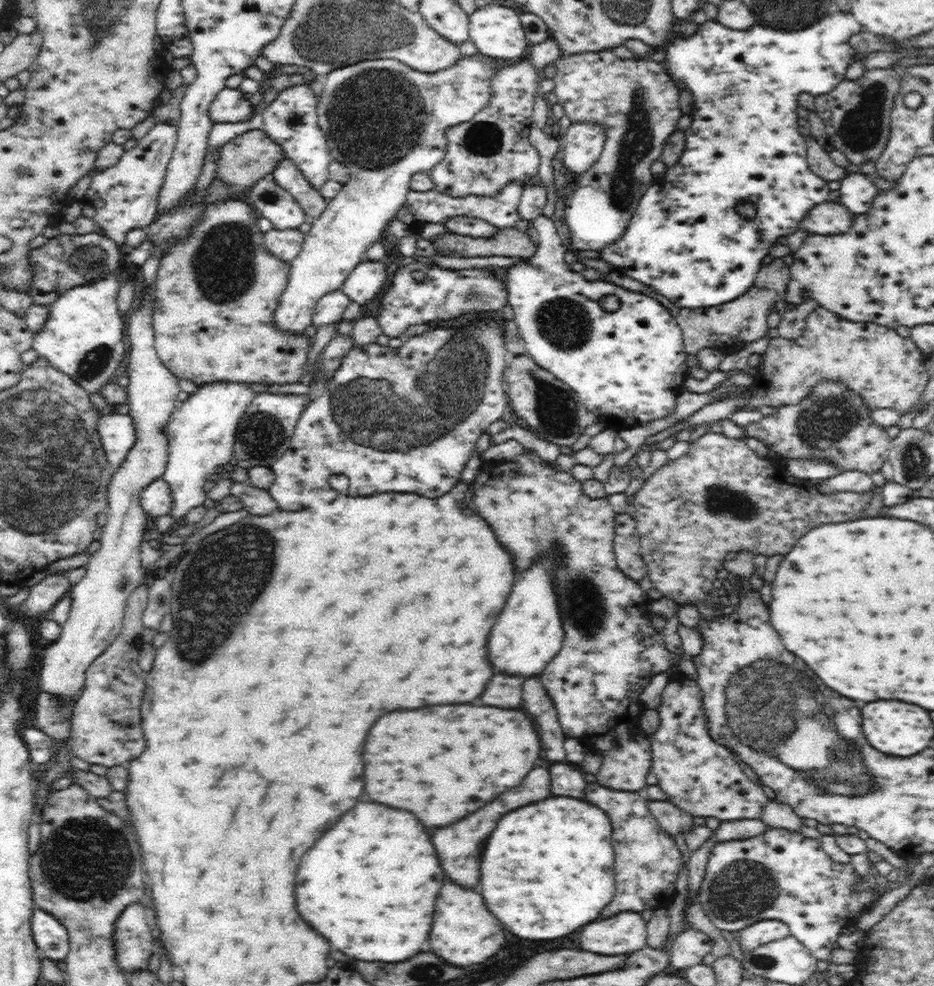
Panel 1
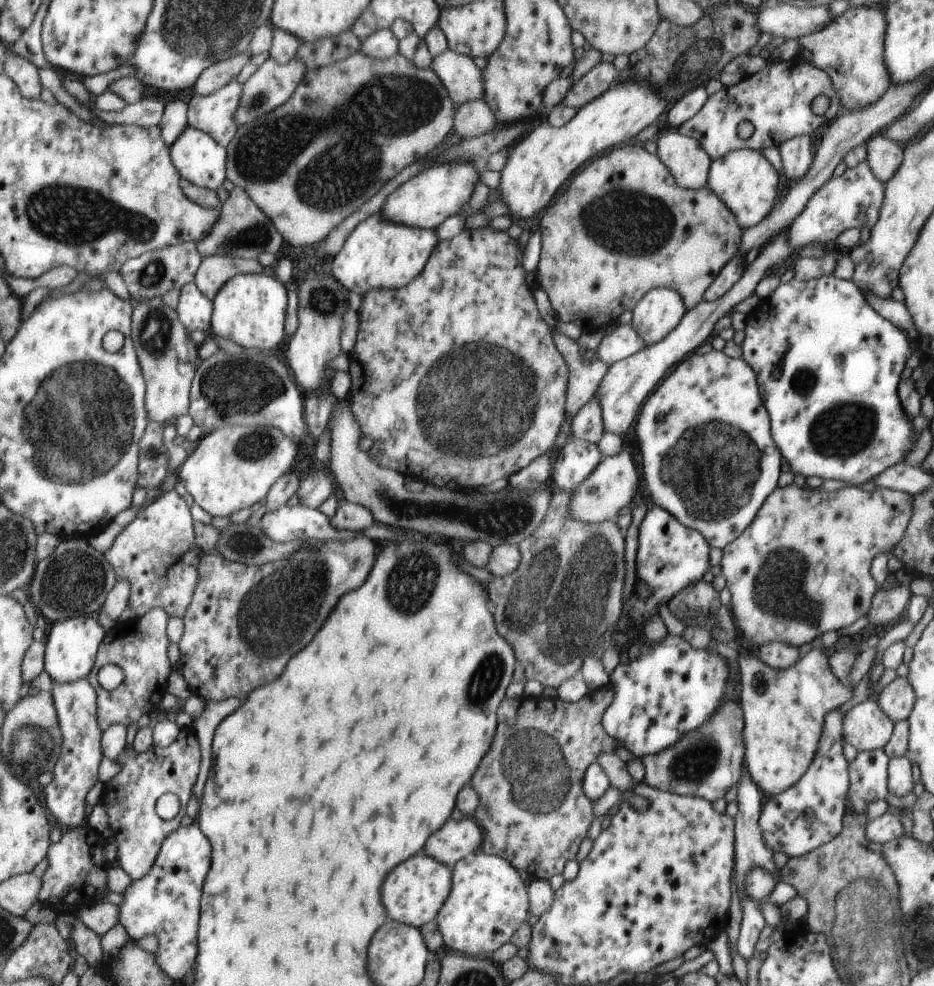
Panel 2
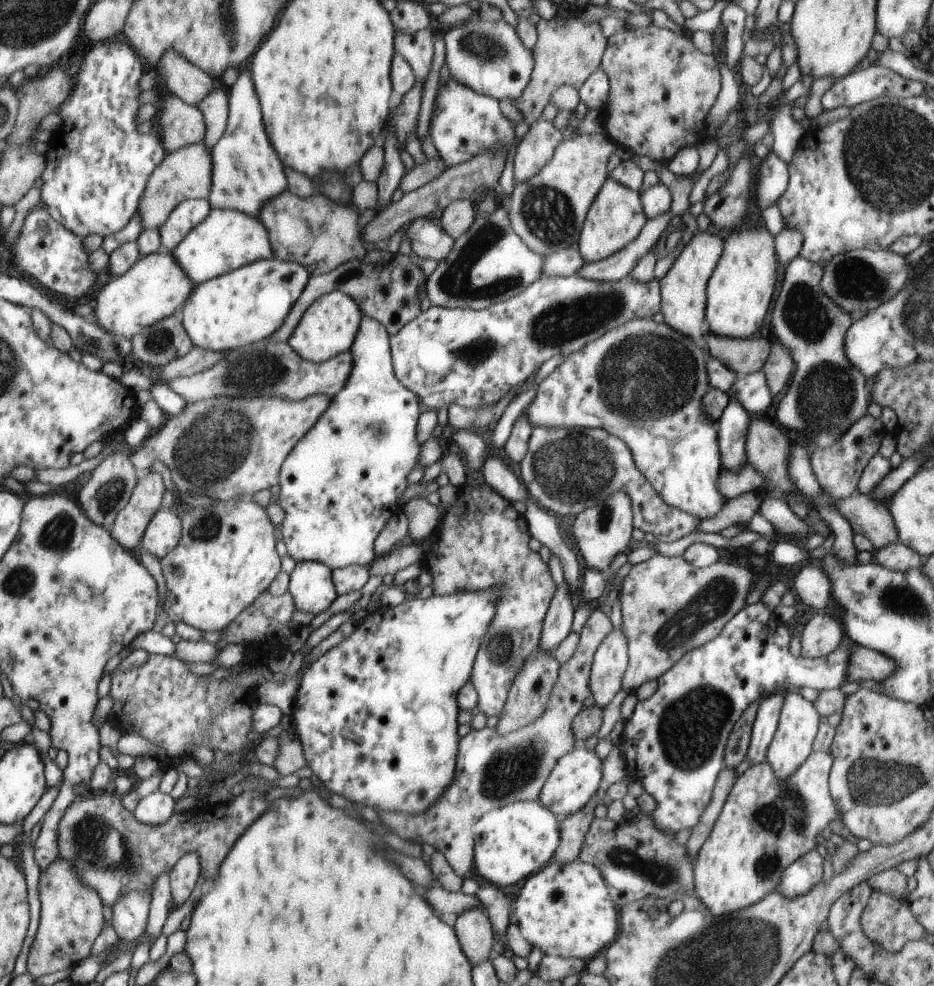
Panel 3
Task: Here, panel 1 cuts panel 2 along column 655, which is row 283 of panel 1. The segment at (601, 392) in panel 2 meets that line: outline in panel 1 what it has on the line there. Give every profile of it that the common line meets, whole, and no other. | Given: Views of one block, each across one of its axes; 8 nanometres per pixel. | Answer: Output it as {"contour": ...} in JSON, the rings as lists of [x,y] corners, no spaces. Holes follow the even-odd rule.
{"contour":[[[363,260],[344,280],[341,289],[350,301],[365,306],[368,302],[376,300],[390,284],[390,266],[388,261]]]}

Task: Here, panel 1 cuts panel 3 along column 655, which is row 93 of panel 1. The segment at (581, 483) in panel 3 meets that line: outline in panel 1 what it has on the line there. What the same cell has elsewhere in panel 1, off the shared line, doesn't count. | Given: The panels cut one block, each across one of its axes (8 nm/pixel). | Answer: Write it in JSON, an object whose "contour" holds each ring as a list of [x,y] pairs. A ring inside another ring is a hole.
{"contour":[[[530,54],[520,58],[508,67],[498,69],[491,76],[492,98],[489,103],[479,110],[470,120],[455,124],[445,130],[447,140],[444,160],[441,160],[429,171],[433,180],[433,189],[452,197],[468,195],[492,196],[503,190],[504,185],[512,181],[529,184],[533,176],[538,174],[540,155],[528,141],[532,111],[537,93],[541,92],[537,70],[531,63]]]}

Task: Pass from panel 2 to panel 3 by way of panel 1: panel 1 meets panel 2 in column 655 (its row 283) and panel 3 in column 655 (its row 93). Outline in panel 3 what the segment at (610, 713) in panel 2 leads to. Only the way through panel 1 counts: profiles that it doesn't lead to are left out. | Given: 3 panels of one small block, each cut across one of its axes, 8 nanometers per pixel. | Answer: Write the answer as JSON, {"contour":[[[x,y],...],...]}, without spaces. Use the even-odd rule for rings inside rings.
{"contour":[[[761,600],[754,606],[745,606],[726,627],[707,644],[689,651],[680,661],[659,677],[658,689],[647,700],[640,700],[632,717],[626,722],[619,748],[626,762],[636,768],[642,788],[655,801],[655,810],[648,815],[656,829],[675,835],[681,830],[693,828],[711,802],[718,774],[725,767],[724,756],[728,738],[735,722],[761,697],[781,691],[790,692],[802,687],[822,691],[838,689],[847,682],[847,663],[853,647],[843,642],[827,657],[806,659],[792,656],[790,641],[793,632],[787,624],[780,622]]]}

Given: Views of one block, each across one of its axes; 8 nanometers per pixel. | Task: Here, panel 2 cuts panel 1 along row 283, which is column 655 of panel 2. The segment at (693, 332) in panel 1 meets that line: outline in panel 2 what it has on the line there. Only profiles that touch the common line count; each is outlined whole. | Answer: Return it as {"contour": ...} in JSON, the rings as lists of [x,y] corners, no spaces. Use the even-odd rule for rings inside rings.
{"contour":[[[719,643],[717,651],[728,662],[728,668],[730,668],[730,678],[728,678],[728,684],[726,684],[727,690],[724,692],[724,696],[722,696],[722,704],[718,706],[718,710],[710,716],[708,722],[704,722],[698,730],[688,732],[688,734],[682,736],[674,746],[666,748],[666,750],[662,750],[658,754],[648,754],[639,758],[644,765],[644,782],[648,786],[662,791],[673,792],[677,795],[700,797],[711,803],[718,800],[718,798],[724,797],[732,786],[738,786],[746,762],[744,760],[744,756],[746,756],[743,738],[744,718],[742,706],[735,693],[737,684],[740,684],[741,676],[738,667],[738,650],[736,650],[736,645],[733,643]]]}

